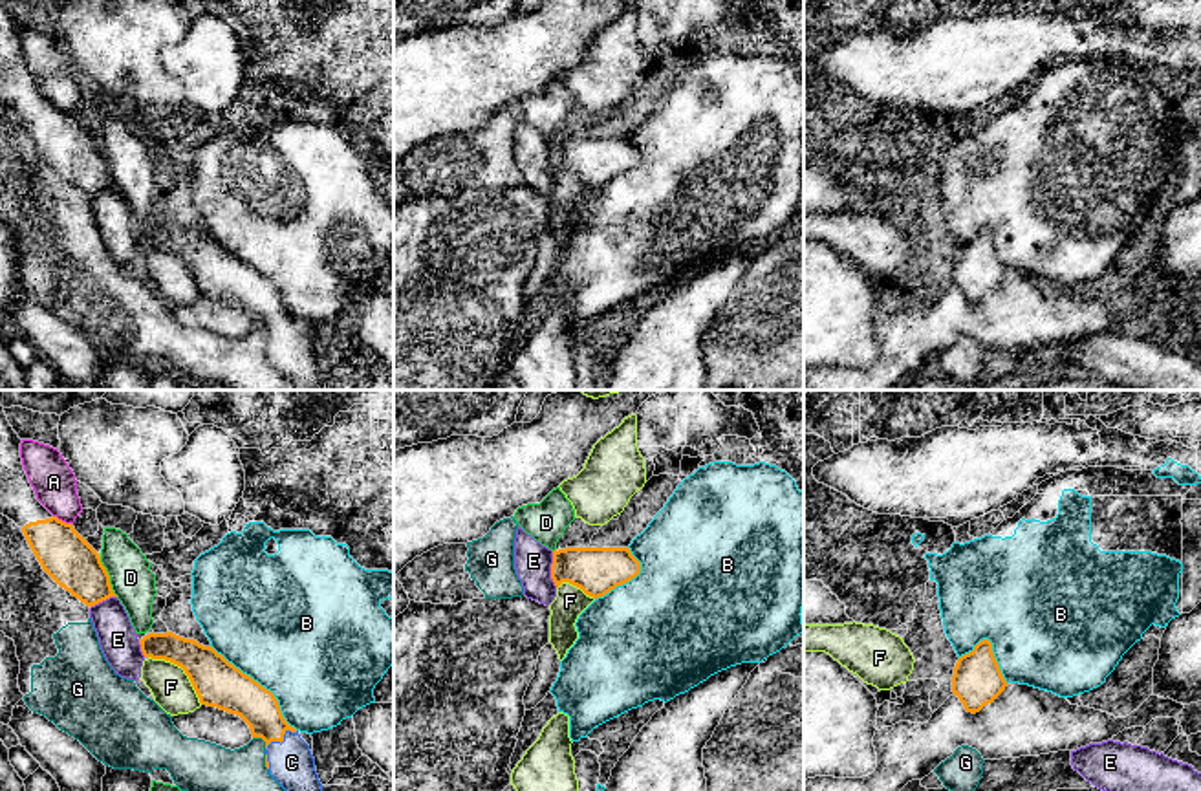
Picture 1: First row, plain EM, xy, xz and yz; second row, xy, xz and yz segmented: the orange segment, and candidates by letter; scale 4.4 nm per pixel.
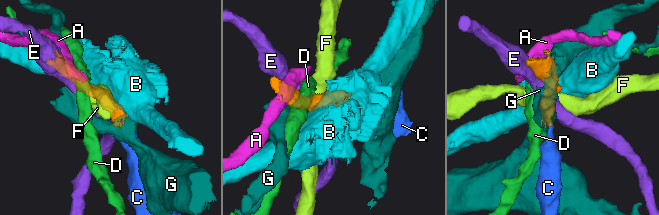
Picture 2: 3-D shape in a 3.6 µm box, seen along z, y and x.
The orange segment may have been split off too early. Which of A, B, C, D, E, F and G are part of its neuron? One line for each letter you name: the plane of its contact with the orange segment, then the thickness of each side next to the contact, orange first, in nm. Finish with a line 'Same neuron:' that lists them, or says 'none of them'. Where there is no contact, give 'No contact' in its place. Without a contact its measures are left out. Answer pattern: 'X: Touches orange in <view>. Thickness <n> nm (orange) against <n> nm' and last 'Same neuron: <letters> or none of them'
C: Touches orange in xy. Thickness 170 nm (orange) against 200 nm
Same neuron: C

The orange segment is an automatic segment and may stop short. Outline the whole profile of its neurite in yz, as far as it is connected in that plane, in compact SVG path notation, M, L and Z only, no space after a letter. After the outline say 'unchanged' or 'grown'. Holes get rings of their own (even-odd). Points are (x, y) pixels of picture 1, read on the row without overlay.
M989 229L979 231L972 242L961 245L954 256L952 282L967 302L979 302L1007 276Z | unchanged

